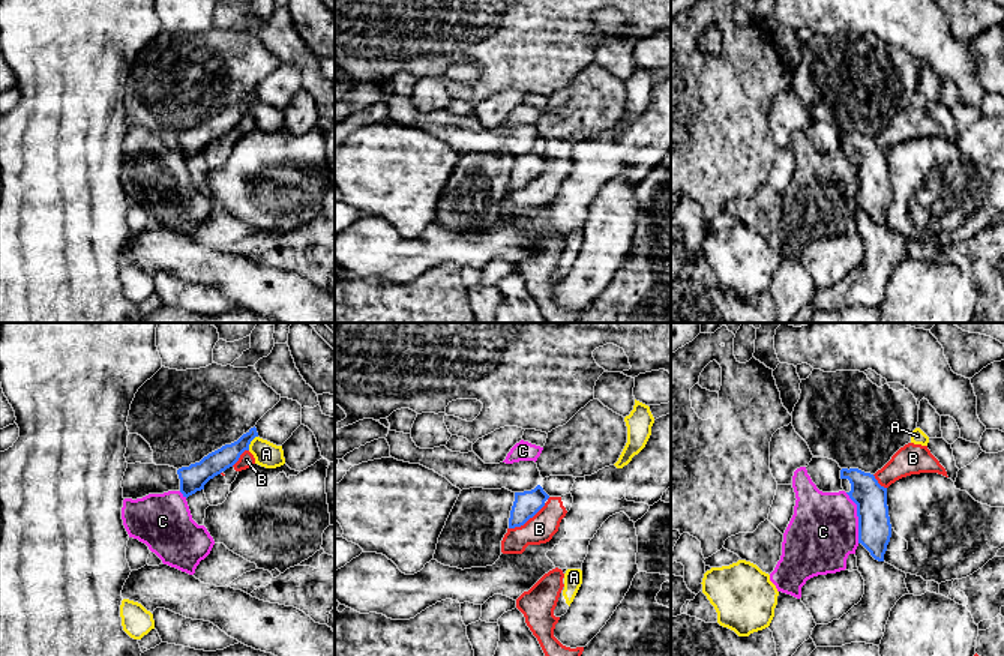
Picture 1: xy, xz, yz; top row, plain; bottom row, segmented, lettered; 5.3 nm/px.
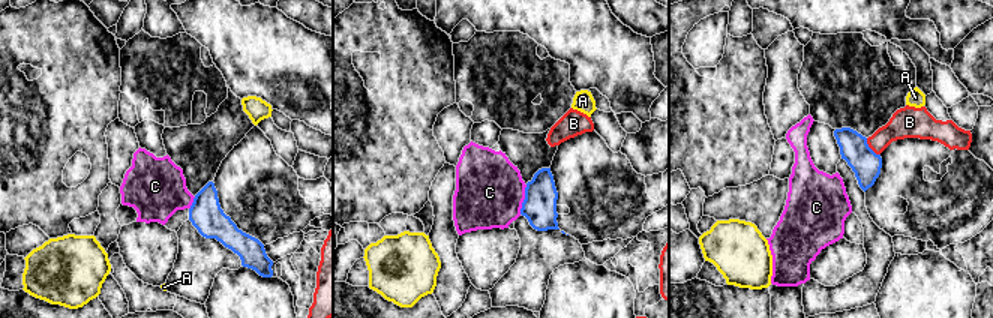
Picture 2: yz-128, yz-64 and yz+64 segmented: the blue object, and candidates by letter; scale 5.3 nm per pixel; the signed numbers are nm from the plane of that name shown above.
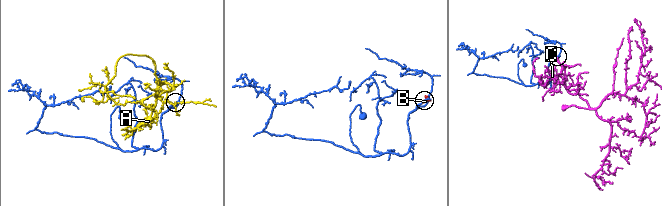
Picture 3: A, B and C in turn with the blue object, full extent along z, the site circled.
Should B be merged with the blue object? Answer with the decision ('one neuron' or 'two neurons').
two neurons

